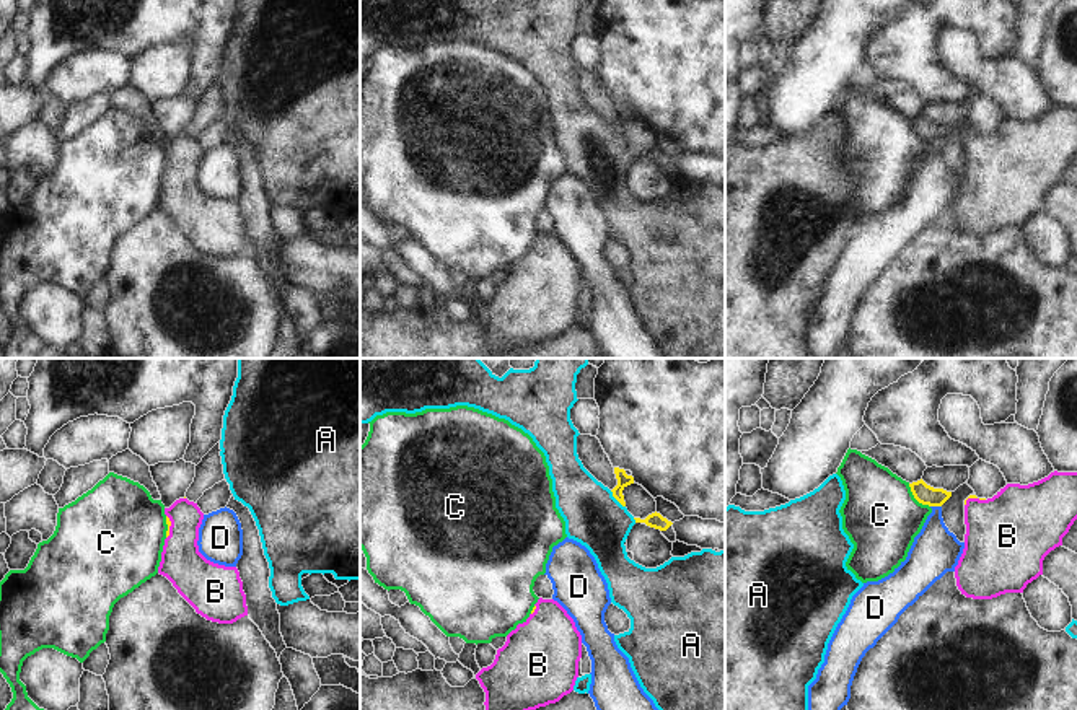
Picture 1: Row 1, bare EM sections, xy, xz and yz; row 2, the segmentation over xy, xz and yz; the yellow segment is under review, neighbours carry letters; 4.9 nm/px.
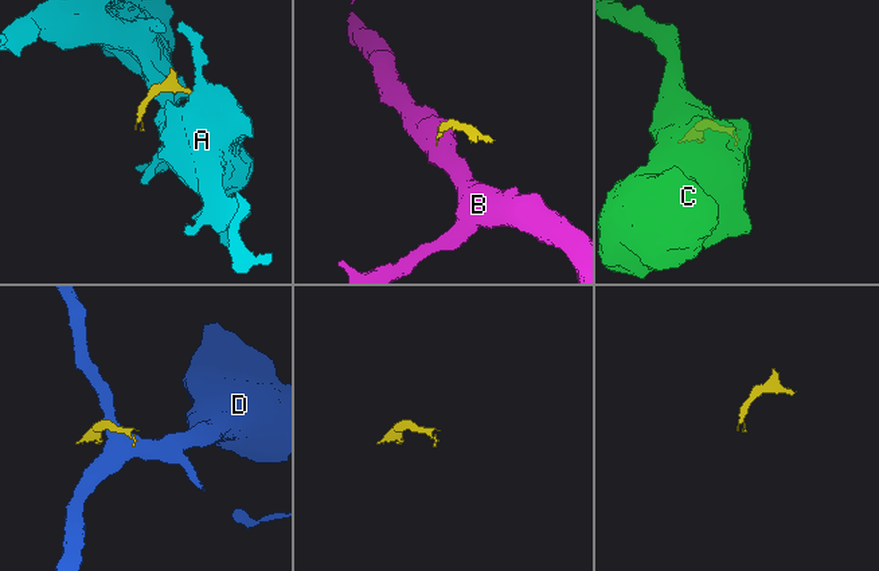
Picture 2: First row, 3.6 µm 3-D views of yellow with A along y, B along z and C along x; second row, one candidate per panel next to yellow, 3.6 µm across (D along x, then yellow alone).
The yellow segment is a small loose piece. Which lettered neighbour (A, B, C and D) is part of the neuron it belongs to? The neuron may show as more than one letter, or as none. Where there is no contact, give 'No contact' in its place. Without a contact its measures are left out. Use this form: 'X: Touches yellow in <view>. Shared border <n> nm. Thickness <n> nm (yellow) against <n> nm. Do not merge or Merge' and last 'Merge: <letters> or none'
A: Touches yellow in xz. Shared border 120 nm. Thickness 60 nm (yellow) against 280 nm. Do not merge
B: Touches yellow in yz. Shared border 110 nm. Thickness 20 nm (yellow) against 400 nm. Merge
C: Touches yellow in yz. Shared border 160 nm. Thickness 100 nm (yellow) against 380 nm. Do not merge
D: Touches yellow in yz. Shared border 60 nm. Thickness 100 nm (yellow) against 240 nm. Do not merge
Merge: B.

